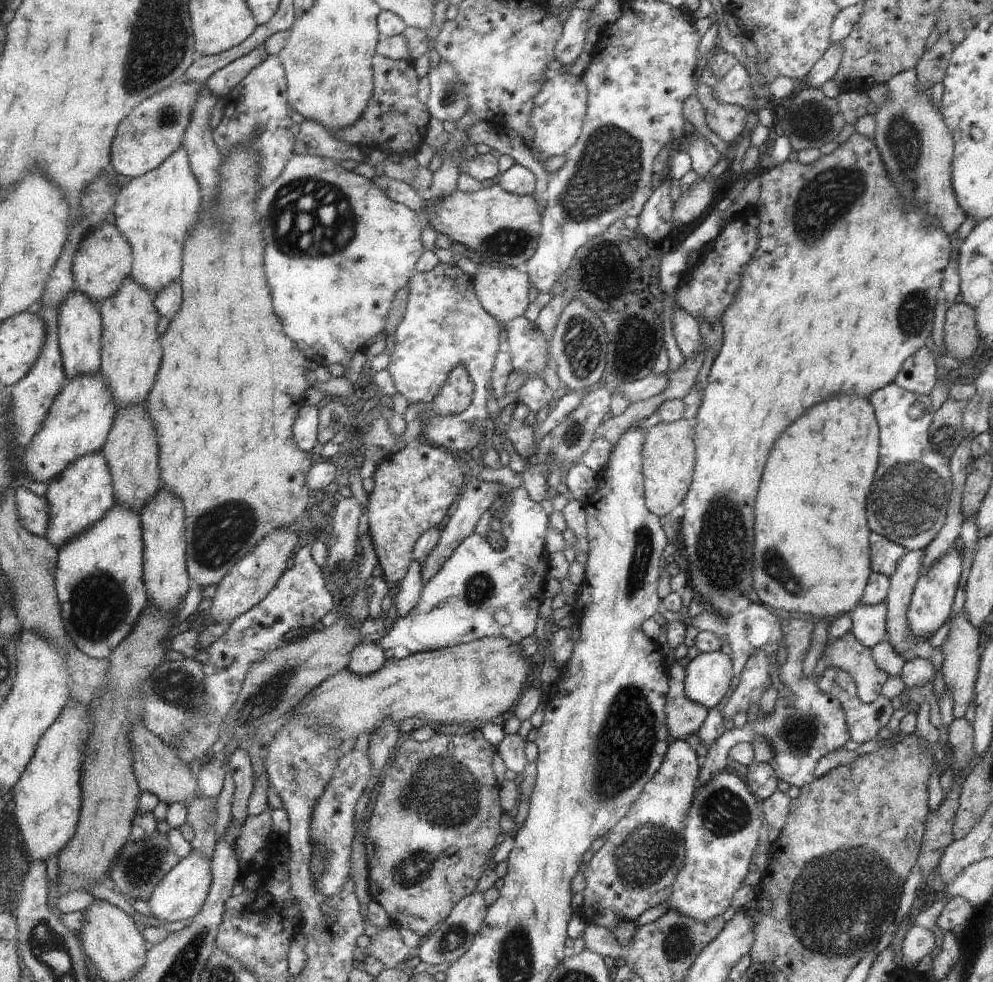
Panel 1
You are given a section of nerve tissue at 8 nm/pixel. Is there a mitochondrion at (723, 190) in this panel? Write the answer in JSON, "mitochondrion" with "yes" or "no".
{"mitochondrion":"no"}

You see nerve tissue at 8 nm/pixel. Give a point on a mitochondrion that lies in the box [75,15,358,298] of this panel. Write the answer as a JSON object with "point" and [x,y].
{"point":[169,114]}

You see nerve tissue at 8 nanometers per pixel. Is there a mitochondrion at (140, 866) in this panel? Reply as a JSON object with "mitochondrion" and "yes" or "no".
{"mitochondrion":"yes"}

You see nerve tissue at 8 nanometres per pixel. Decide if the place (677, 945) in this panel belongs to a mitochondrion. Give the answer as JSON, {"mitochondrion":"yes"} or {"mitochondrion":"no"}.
{"mitochondrion":"yes"}

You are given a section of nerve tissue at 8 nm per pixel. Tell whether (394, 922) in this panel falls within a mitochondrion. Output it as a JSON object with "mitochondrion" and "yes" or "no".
{"mitochondrion":"no"}

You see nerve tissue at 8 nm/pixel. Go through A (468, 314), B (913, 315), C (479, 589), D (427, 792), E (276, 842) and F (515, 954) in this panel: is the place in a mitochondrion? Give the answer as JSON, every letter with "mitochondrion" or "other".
{"A":"other","B":"mitochondrion","C":"mitochondrion","D":"mitochondrion","E":"other","F":"mitochondrion"}

